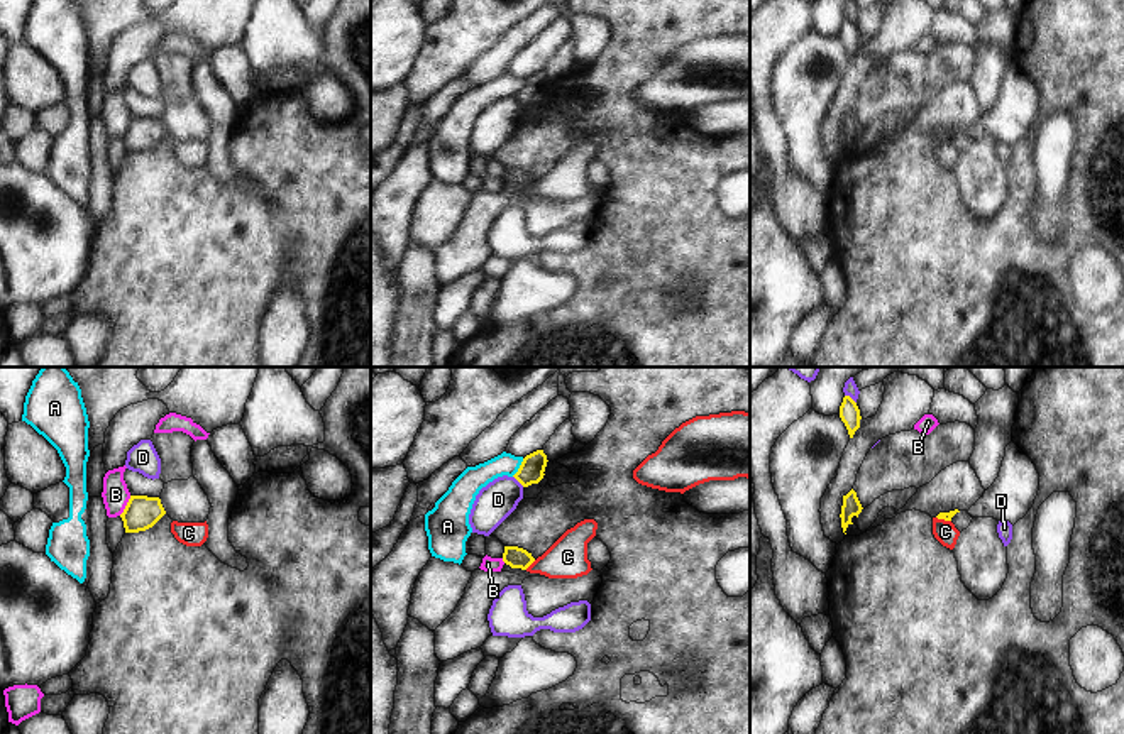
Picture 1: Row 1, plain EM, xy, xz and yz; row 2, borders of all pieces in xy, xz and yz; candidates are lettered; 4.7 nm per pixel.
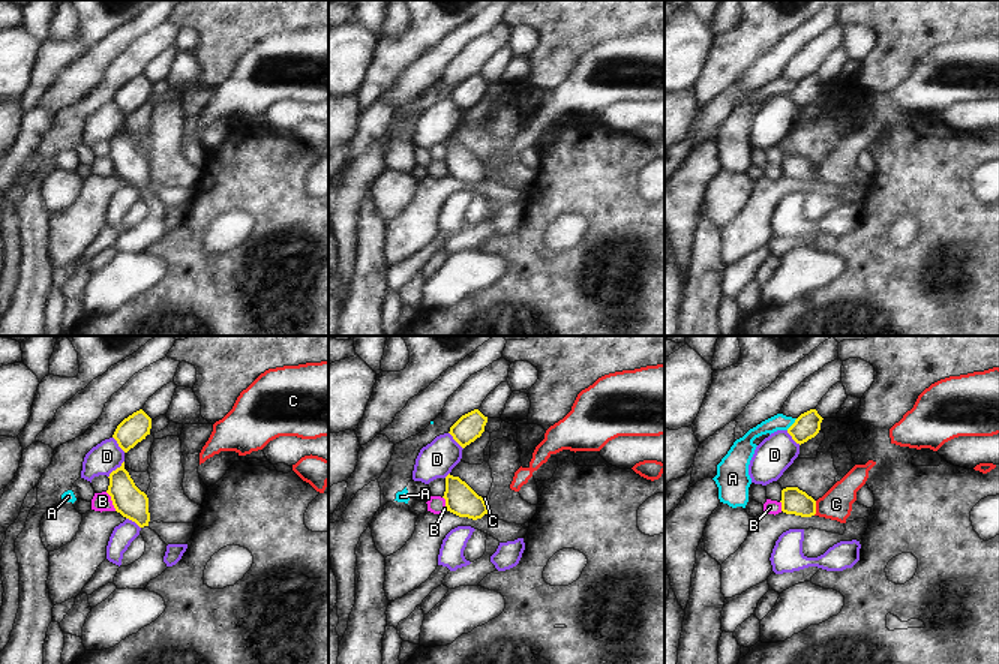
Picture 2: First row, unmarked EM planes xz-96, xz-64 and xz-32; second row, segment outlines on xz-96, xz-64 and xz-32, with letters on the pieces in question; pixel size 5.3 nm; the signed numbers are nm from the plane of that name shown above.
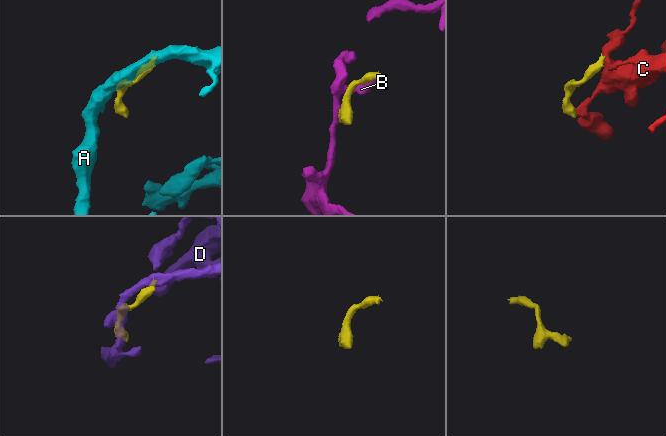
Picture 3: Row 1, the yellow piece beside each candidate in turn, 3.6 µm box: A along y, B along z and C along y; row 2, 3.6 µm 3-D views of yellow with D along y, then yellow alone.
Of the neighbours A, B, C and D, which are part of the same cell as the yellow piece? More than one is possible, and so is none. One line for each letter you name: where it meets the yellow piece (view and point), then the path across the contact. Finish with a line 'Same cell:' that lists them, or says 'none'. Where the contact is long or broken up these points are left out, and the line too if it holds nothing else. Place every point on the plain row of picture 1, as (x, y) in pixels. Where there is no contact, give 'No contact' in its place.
Same cell: none

